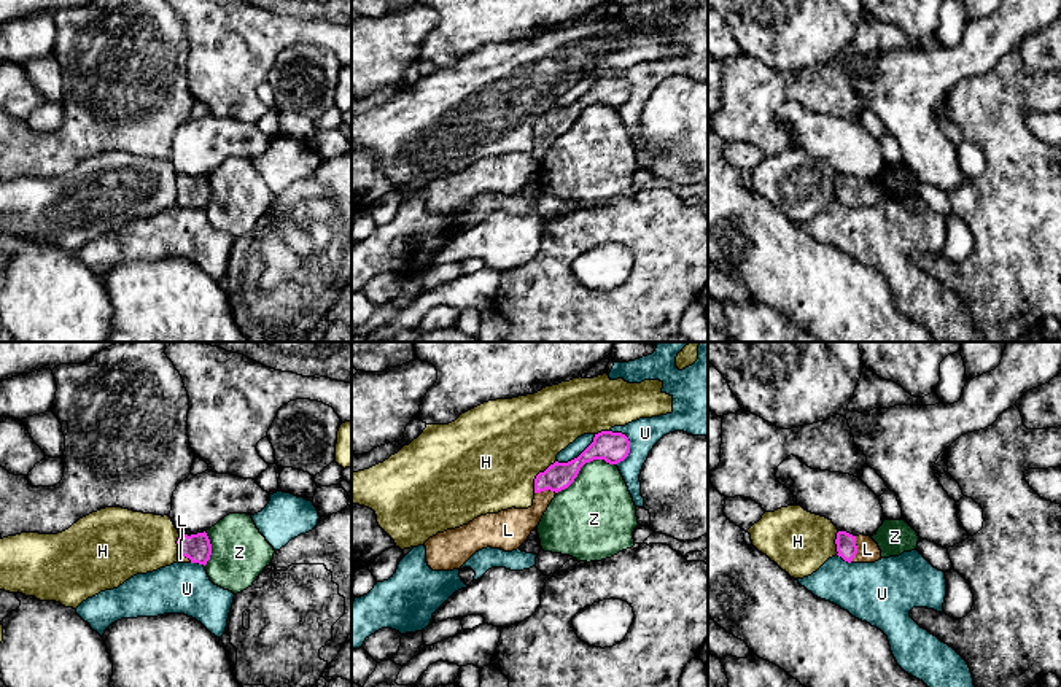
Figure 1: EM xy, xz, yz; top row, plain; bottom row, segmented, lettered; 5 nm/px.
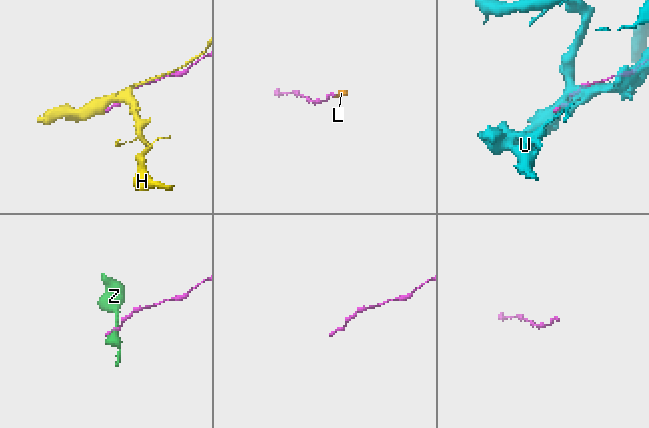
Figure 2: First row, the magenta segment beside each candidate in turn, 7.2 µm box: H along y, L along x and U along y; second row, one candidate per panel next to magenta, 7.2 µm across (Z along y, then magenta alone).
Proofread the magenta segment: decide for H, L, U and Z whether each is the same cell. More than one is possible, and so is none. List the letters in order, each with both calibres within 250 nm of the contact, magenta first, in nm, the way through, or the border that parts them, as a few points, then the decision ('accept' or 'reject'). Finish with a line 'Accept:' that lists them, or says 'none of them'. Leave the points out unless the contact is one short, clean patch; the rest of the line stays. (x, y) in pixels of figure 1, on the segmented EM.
H: 140/480 nm | reject
L: 100/110 nm | across yz (847, 547), (856, 549), (867, 549) | accept
U: 160/160 nm | reject
Z: 160/380 nm | reject
Accept: L

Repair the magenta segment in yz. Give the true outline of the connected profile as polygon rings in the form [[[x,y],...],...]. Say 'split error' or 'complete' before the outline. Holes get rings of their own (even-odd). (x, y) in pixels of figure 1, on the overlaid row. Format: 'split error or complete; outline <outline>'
split error; outline [[[846,531],[837,533],[837,555],[848,563],[875,563],[881,560],[881,550],[870,536],[853,536]]]

